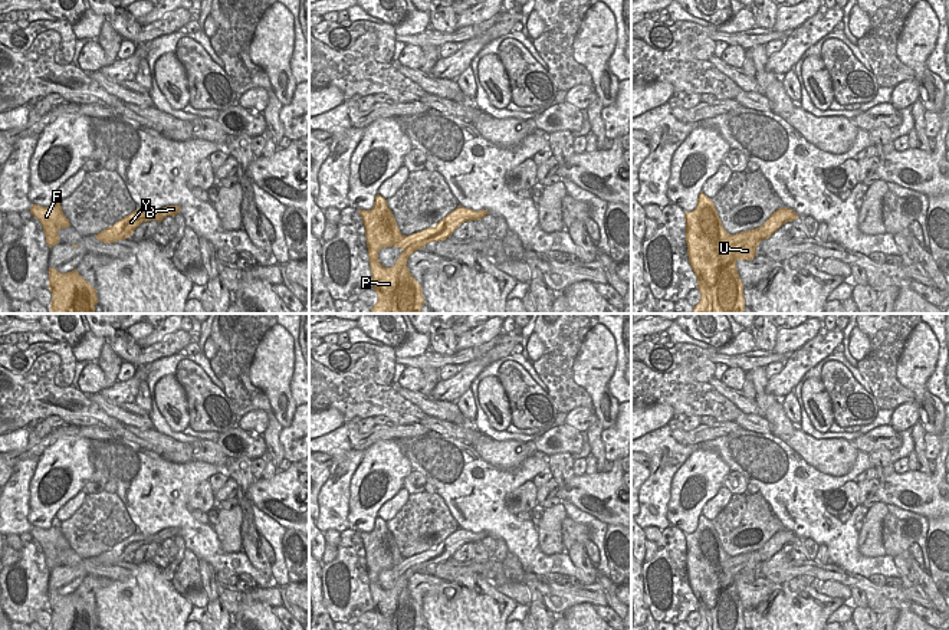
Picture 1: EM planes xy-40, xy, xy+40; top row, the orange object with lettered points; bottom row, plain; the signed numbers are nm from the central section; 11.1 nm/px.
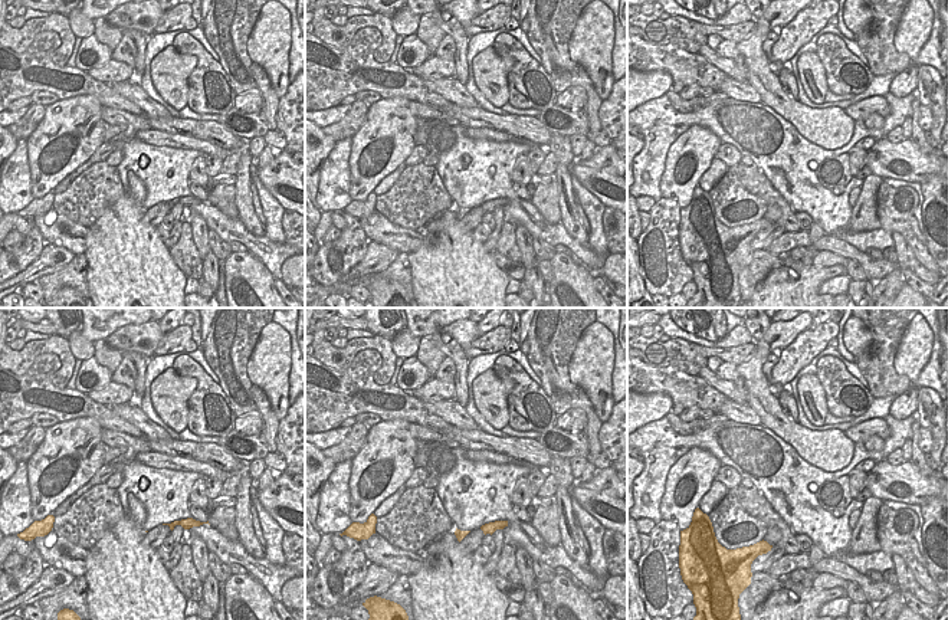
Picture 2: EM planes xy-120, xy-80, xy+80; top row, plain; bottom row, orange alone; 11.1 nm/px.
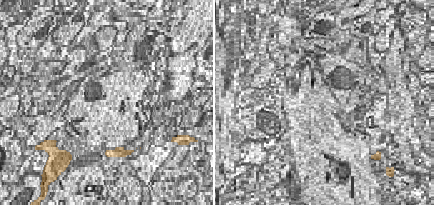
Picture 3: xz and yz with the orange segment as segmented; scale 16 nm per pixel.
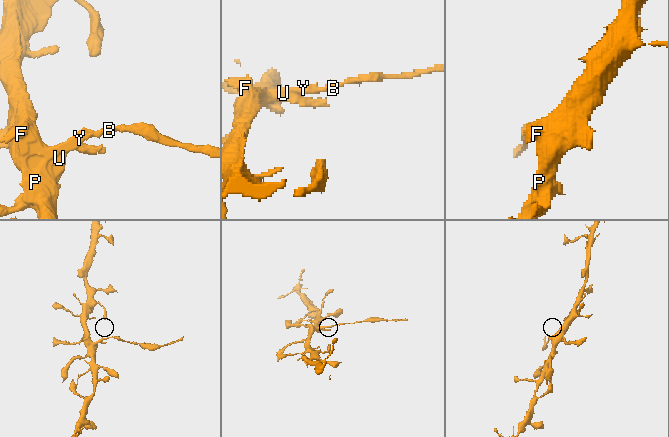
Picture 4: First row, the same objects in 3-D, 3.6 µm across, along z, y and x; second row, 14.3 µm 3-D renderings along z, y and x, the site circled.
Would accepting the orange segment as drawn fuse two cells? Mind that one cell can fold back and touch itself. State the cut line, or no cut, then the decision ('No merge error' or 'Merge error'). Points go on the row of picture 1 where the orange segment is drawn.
Split along xy (476, 212), (468, 216). Merge error.

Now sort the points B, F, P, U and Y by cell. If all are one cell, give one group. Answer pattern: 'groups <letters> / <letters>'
groups B / F P U Y

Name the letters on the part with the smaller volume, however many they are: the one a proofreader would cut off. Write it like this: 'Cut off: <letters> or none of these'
Cut off: B

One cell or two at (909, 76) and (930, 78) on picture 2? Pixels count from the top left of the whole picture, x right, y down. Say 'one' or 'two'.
two

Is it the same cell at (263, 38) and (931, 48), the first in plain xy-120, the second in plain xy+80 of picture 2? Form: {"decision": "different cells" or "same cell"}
{"decision": "different cells"}

